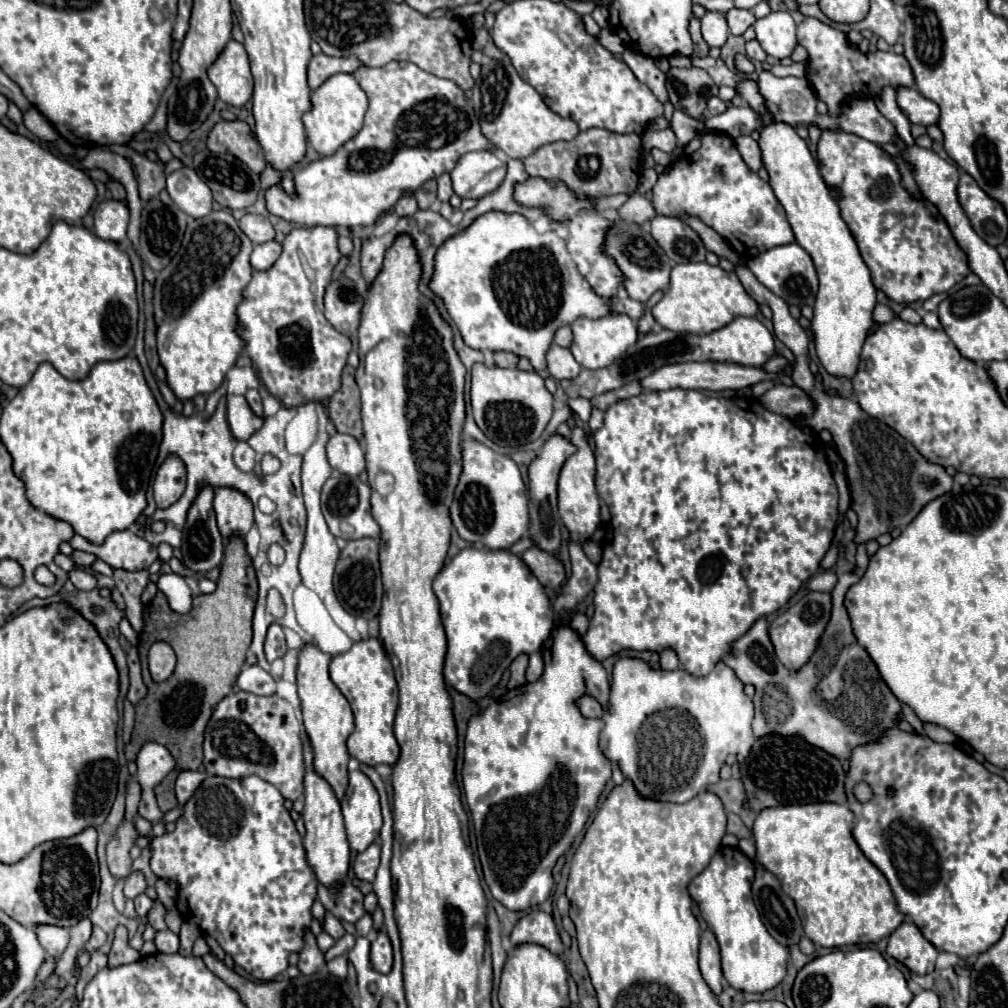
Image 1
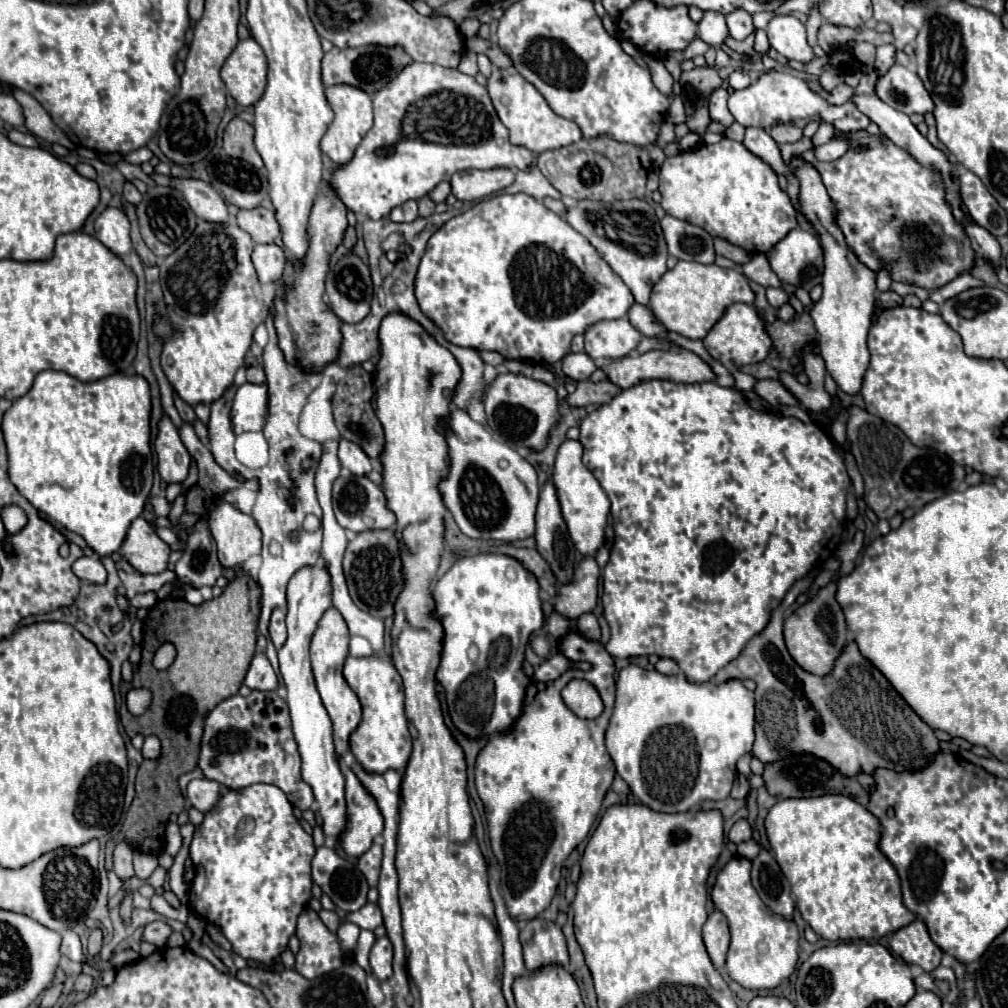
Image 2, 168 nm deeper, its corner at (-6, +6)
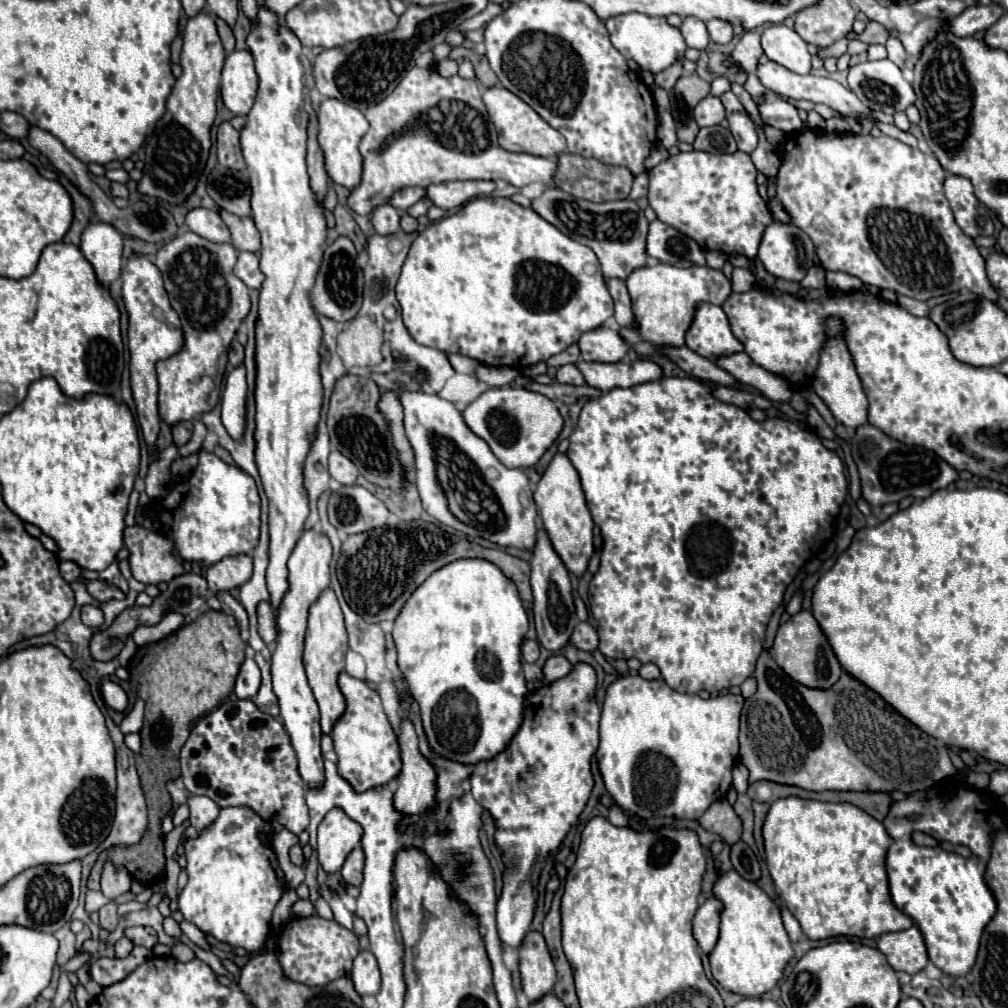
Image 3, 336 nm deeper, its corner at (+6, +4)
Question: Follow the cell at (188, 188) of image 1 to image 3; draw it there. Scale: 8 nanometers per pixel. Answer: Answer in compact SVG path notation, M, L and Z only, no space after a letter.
M193 208L185 216L185 224L199 236L215 242L229 242L229 228L223 224L217 212L209 208Z

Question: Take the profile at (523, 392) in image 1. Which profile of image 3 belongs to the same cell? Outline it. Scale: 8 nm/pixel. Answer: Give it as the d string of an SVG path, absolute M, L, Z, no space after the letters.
M513 386L489 388L465 408L463 418L465 424L489 444L491 452L507 468L533 466L543 456L543 452L557 440L563 428L563 418L549 398L527 388Z

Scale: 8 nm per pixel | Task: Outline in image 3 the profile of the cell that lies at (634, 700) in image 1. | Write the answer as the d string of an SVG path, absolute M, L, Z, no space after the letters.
M621 676L617 678L613 684L609 684L607 694L605 694L605 702L603 702L603 712L601 712L601 726L599 726L599 748L597 748L597 764L601 770L601 776L605 780L605 788L611 794L611 798L625 808L627 812L637 812L639 816L677 816L677 818L699 818L703 816L703 812L715 802L727 796L727 790L731 788L731 770L737 762L739 756L739 716L741 716L741 708L743 708L743 696L735 696L735 694L717 694L711 698L701 698L699 694L679 694L675 690L671 690L663 678L657 680L645 680L641 676Z

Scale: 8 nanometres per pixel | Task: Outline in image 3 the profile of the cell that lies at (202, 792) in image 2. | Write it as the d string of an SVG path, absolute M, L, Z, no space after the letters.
M193 794L193 796L187 798L187 806L191 810L189 822L197 830L203 830L205 826L209 826L217 818L217 814L219 814L219 806L211 798L207 798L207 796Z

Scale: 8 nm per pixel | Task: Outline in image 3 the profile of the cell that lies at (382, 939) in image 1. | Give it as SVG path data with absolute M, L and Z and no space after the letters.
M363 950L363 952L357 954L357 958L353 960L351 980L355 984L355 990L361 996L363 994L377 994L379 992L381 974L379 974L379 966L377 966L377 960L375 960L373 952Z

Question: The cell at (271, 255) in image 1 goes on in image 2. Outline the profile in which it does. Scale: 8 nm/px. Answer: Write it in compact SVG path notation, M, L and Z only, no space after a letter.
M257 244L251 260L255 264L255 270L257 270L261 284L271 284L281 278L283 268L285 268L285 252L281 246Z

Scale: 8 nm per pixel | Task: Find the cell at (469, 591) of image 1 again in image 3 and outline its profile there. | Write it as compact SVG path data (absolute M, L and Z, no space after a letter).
M455 560L433 572L411 594L395 620L393 640L399 652L401 674L421 708L429 744L439 756L461 764L475 764L499 754L515 736L523 720L523 700L527 694L519 650L527 628L527 612L515 582L489 560Z

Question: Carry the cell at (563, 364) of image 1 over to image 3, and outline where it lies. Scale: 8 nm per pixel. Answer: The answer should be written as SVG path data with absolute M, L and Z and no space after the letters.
M565 364L565 366L557 368L557 382L581 386L581 384L585 384L585 378L583 378L583 374L579 372L579 368L575 364Z

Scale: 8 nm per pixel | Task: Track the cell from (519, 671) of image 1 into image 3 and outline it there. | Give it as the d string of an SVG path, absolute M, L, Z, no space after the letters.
M527 640L527 642L523 644L521 652L523 652L523 658L525 658L527 662L535 662L535 660L539 658L539 644L533 642L533 640Z

